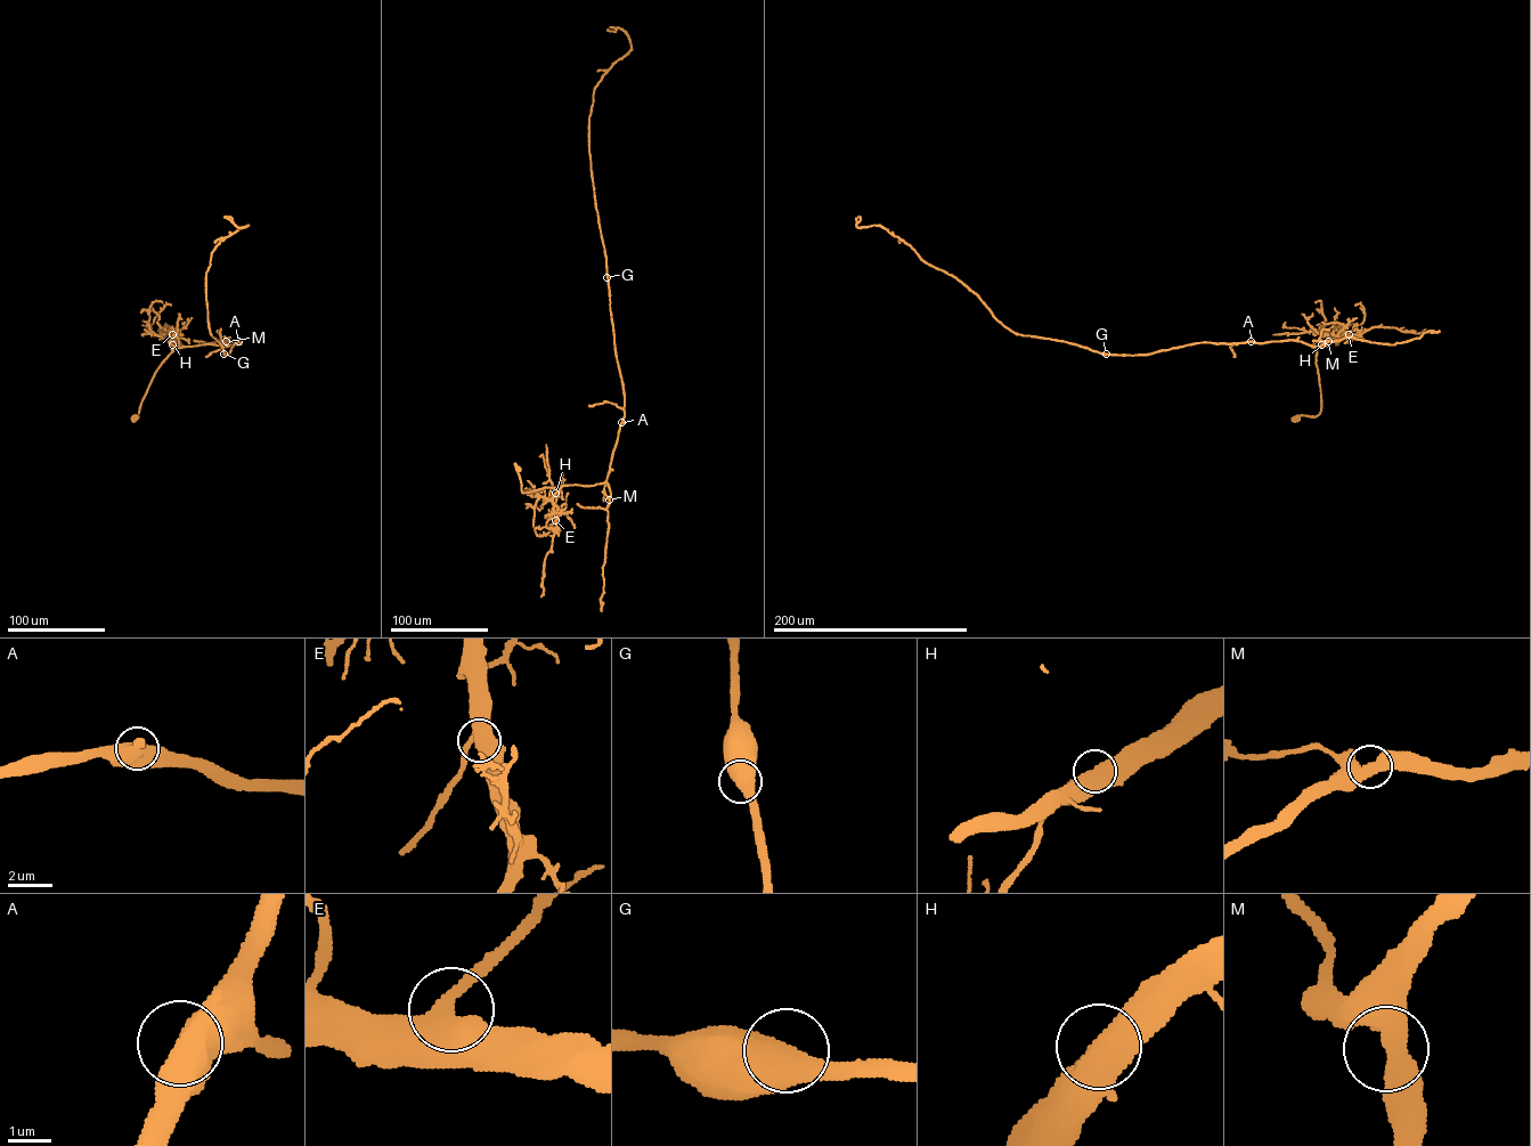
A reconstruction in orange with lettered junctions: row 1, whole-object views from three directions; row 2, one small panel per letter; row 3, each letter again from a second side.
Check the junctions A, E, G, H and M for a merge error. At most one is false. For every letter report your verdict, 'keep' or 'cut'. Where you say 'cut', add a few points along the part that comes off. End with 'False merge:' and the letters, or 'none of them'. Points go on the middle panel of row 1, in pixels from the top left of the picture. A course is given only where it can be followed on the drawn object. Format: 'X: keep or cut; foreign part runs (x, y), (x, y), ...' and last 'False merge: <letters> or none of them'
A: keep
E: keep
G: keep
H: keep
M: keep
False merge: none of them

